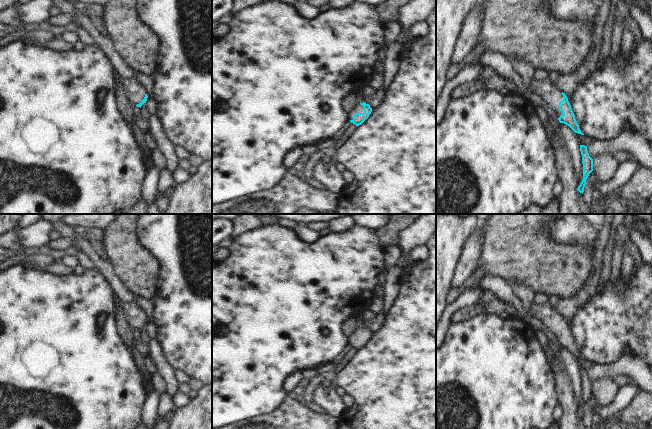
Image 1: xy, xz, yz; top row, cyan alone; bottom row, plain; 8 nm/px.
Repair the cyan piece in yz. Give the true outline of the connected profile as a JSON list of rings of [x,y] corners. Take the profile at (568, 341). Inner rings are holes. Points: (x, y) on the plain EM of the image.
[[[534,304],[528,312],[540,319],[551,332],[555,334],[555,338],[537,338],[538,341],[548,342],[549,344],[557,342],[560,347],[569,350],[575,357],[584,359],[575,343],[571,329],[565,317],[557,313],[549,304]]]

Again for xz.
[[[356,327],[355,331],[349,335],[350,346],[355,348],[357,351],[361,349],[371,338],[372,332],[369,328]]]

